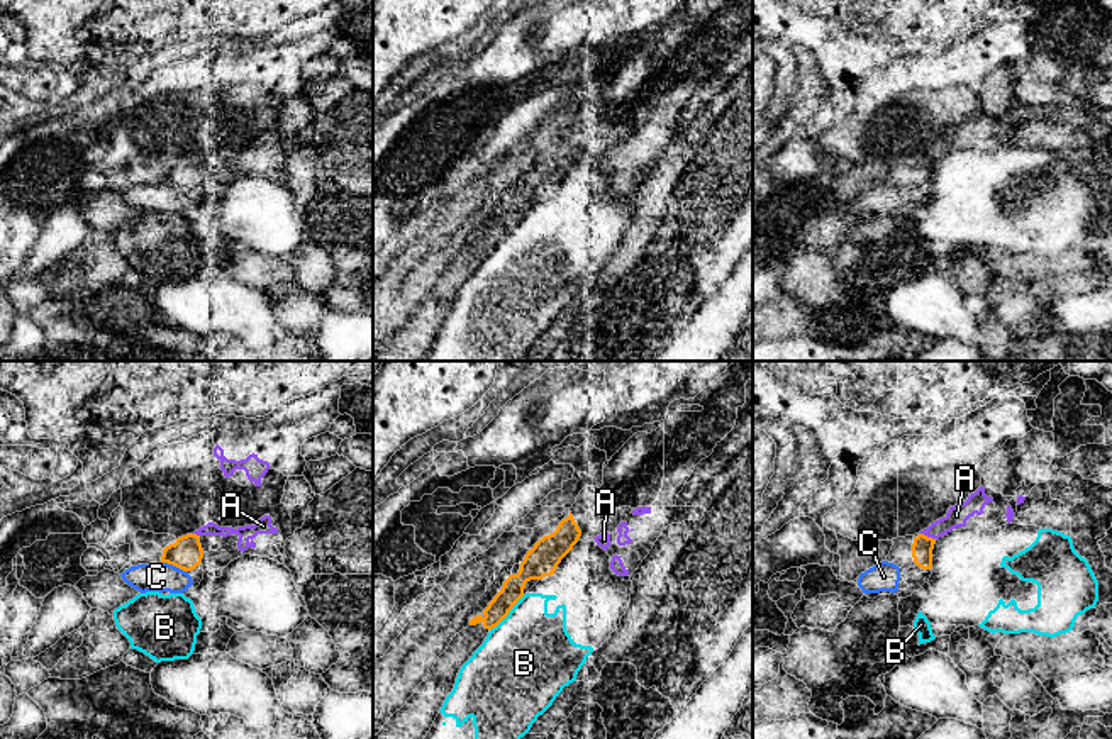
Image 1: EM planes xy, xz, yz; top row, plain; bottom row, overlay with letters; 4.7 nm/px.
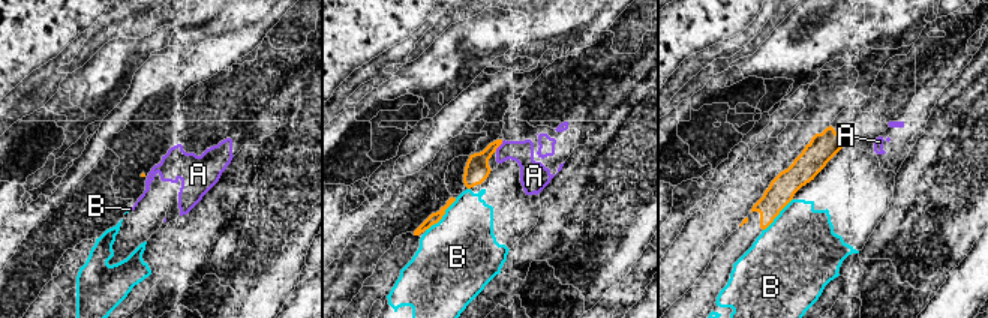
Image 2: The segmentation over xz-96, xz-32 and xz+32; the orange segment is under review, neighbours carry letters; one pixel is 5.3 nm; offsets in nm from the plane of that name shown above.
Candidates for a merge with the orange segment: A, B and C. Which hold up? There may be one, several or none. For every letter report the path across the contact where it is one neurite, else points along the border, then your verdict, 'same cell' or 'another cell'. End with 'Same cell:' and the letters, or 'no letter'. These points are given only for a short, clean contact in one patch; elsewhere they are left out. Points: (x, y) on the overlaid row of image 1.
A: another cell
B: border xz (524, 595), (490, 631); another cell
C: another cell
Same cell: no letter

